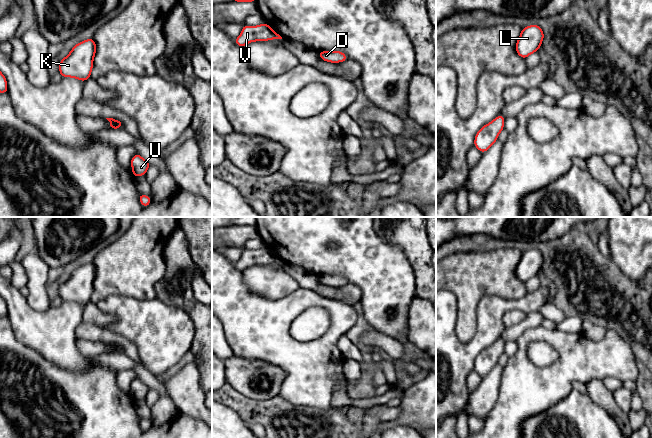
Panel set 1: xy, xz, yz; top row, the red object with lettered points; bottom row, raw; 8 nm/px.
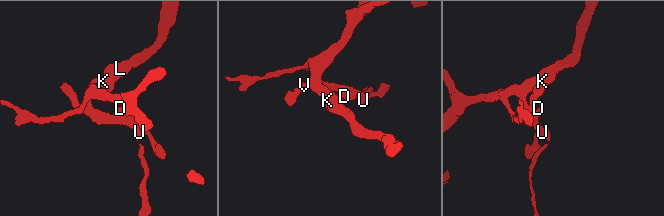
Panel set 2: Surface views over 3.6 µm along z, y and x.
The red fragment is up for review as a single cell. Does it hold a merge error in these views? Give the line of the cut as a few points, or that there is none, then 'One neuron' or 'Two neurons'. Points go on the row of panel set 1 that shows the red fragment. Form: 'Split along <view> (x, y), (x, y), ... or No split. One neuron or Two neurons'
No split. One neuron

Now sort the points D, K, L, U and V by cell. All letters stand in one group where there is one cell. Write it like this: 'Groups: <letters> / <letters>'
Groups: D K L U V

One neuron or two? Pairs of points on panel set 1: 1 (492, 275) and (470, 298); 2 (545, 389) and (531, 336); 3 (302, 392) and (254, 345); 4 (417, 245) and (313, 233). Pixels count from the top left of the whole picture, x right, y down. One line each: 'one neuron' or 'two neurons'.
1: one neuron
2: one neuron
3: one neuron
4: two neurons

